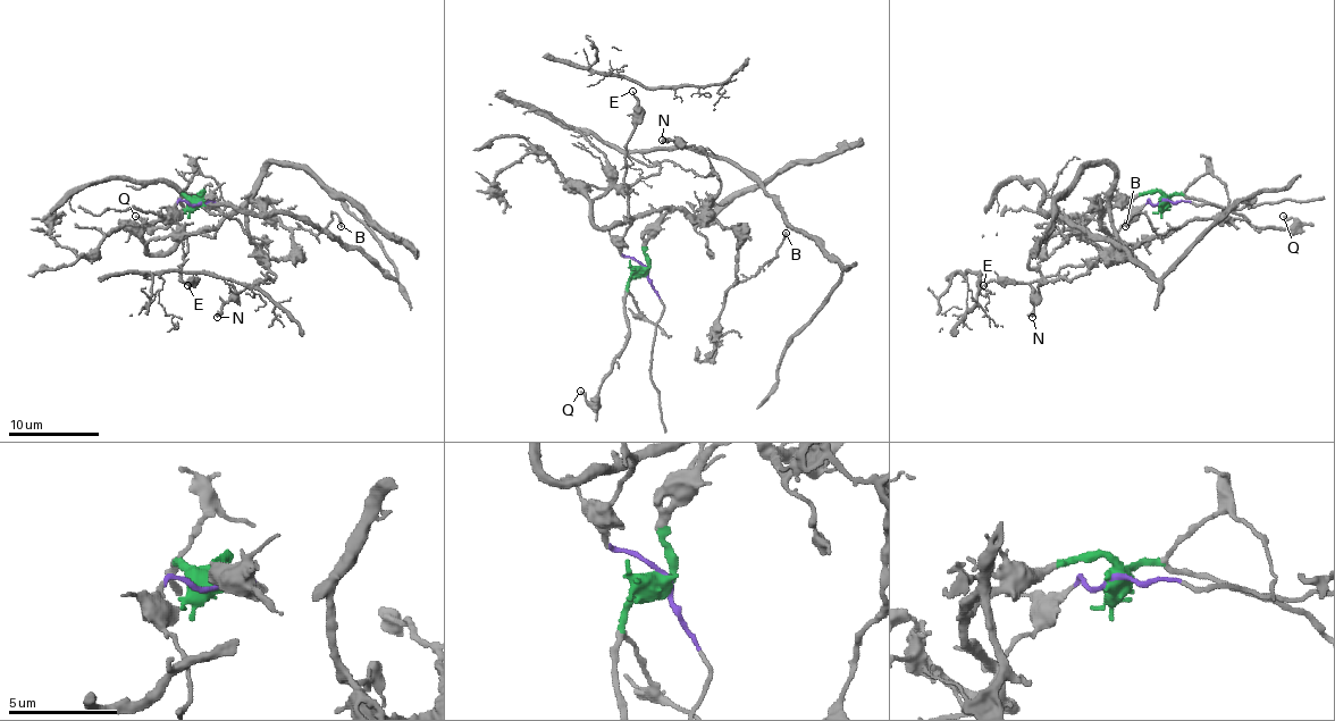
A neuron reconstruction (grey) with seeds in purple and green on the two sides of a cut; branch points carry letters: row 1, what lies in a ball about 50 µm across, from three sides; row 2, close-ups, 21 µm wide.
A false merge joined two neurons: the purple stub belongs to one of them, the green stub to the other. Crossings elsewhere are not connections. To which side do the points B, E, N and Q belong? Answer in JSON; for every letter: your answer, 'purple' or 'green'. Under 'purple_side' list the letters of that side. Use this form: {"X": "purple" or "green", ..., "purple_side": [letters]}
{"B": "green", "E": "purple", "N": "green", "Q": "green", "purple_side": ["E"]}

